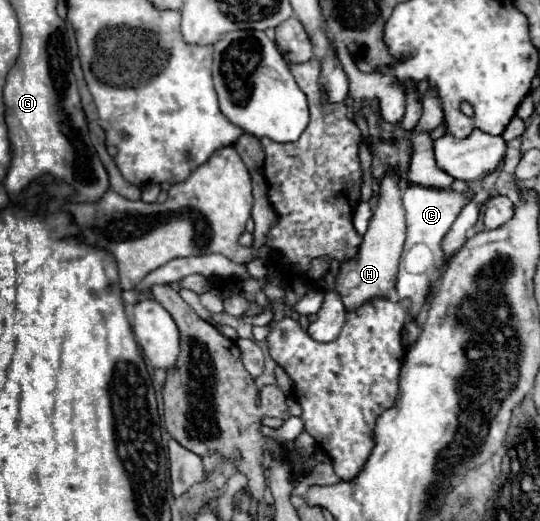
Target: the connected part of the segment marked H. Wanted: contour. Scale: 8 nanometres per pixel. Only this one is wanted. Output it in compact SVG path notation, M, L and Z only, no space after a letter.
M395 166L389 168L379 182L379 202L369 220L369 228L363 234L363 242L359 246L357 256L345 262L339 270L335 292L341 296L347 310L355 310L357 306L361 306L361 302L369 298L387 296L387 288L395 284L399 256L401 256L403 242L405 242L405 208L401 204L399 176L395 170L397 170Z

